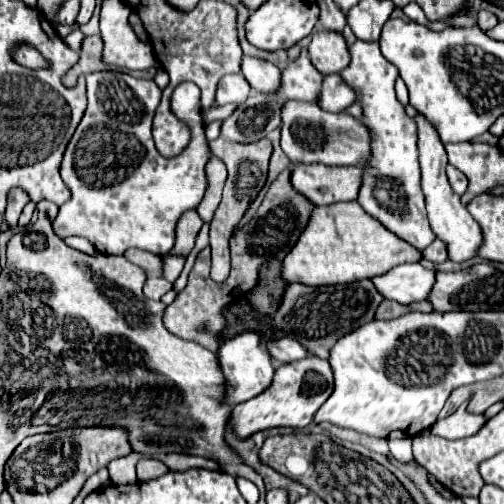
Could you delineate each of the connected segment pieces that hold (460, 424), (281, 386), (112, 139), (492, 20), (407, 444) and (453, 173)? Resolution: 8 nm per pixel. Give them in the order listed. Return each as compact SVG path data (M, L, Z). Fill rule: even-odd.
M458 408L448 418L436 420L436 424L432 426L432 434L448 440L460 440L476 434L484 422L486 418L482 414L470 414L466 412L466 408Z
M308 356L298 362L282 364L276 368L276 376L268 390L260 396L254 396L248 402L236 404L228 418L228 428L236 434L236 438L246 440L252 434L268 428L304 428L312 422L316 410L324 404L324 400L332 392L332 370L328 360L320 360L316 356Z
M122 72L86 76L88 108L68 142L60 174L72 198L60 206L52 228L58 236L88 238L98 252L118 256L128 248L164 256L174 246L174 226L180 214L196 208L206 190L204 166L210 158L200 110L184 110L192 142L176 158L164 158L152 142L152 118L160 102L154 80L138 80Z
M480 10L480 12L478 12L478 18L476 18L476 24L478 24L478 28L480 28L482 32L488 32L488 30L492 30L492 28L498 24L498 18L496 18L494 14L486 12L486 10Z
M392 438L388 440L388 446L390 446L392 456L400 458L400 462L406 462L412 458L412 438L400 438L400 440Z
M448 164L448 170L446 172L448 172L448 182L450 182L452 190L462 196L468 190L468 178L464 176L464 172L460 172L458 168L452 168L450 164Z

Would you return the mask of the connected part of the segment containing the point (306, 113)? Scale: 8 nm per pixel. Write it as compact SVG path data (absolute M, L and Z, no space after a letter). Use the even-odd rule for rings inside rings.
M290 100L282 108L280 130L282 130L280 146L292 162L304 162L304 164L322 162L328 166L356 166L356 164L364 164L370 156L368 128L346 112L332 114L322 110L318 104Z

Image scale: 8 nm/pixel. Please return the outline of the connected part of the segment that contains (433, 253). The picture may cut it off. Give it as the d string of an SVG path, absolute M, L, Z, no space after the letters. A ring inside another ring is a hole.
M434 240L434 242L422 252L422 258L430 260L430 262L434 262L434 264L442 264L442 262L448 258L448 254L446 254L444 244L442 244L440 240Z

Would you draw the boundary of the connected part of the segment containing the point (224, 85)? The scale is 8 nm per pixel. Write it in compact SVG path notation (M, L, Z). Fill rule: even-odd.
M242 74L224 76L216 88L216 104L242 104L250 94L250 86Z

